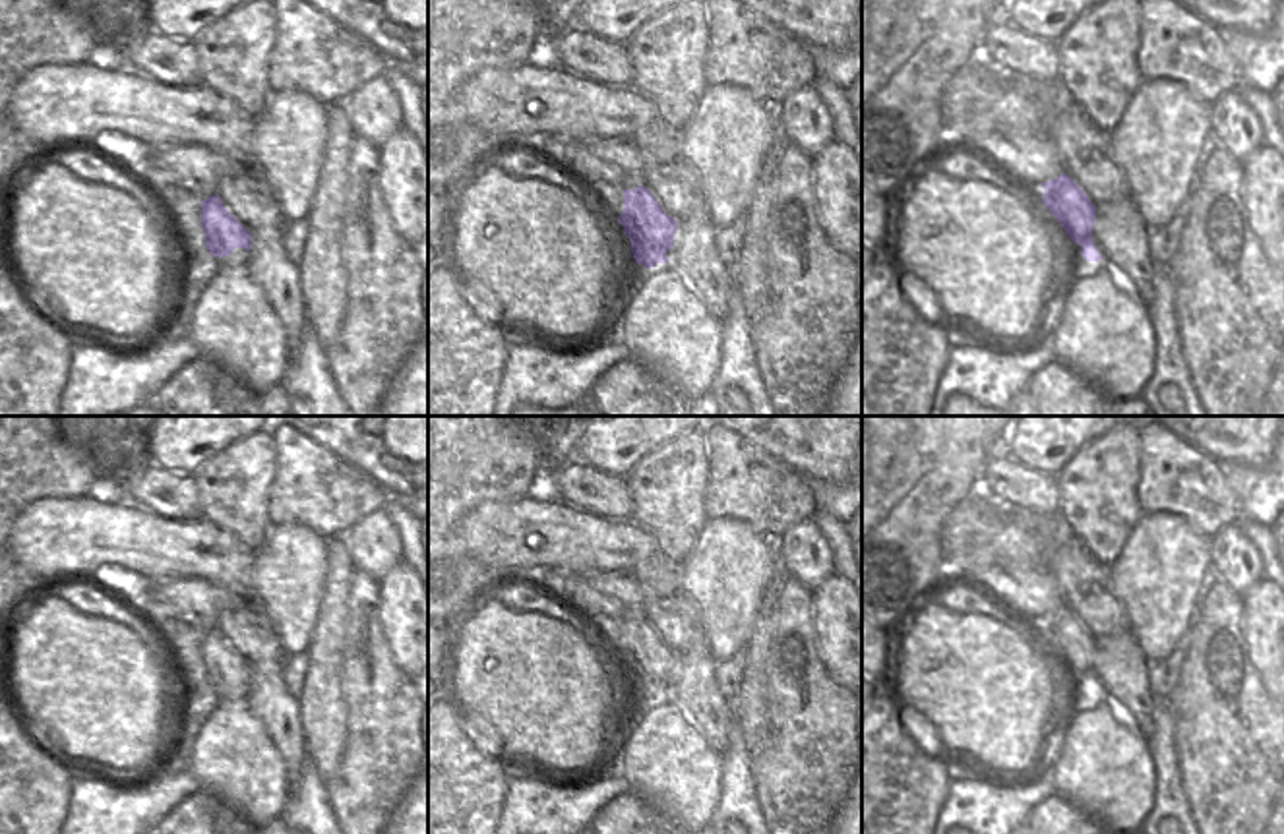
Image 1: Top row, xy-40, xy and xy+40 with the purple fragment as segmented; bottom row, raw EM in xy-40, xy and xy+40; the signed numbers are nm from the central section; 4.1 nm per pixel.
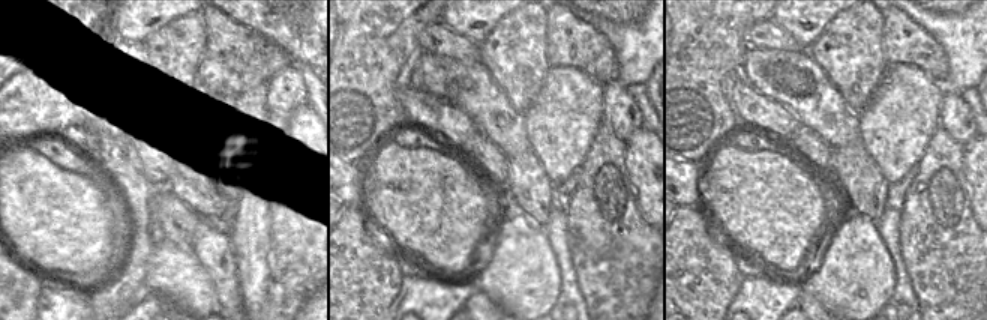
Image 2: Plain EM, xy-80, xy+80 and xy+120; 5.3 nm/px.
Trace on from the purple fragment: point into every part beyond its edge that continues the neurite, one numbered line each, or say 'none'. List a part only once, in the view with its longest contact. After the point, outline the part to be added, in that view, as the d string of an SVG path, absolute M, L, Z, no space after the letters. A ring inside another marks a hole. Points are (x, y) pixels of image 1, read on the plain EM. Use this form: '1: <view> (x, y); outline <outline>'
1: xy-40 (237, 693); outline M234 681L230 689L219 691L215 689L217 704L244 704L244 699L248 695L248 683L246 681Z

